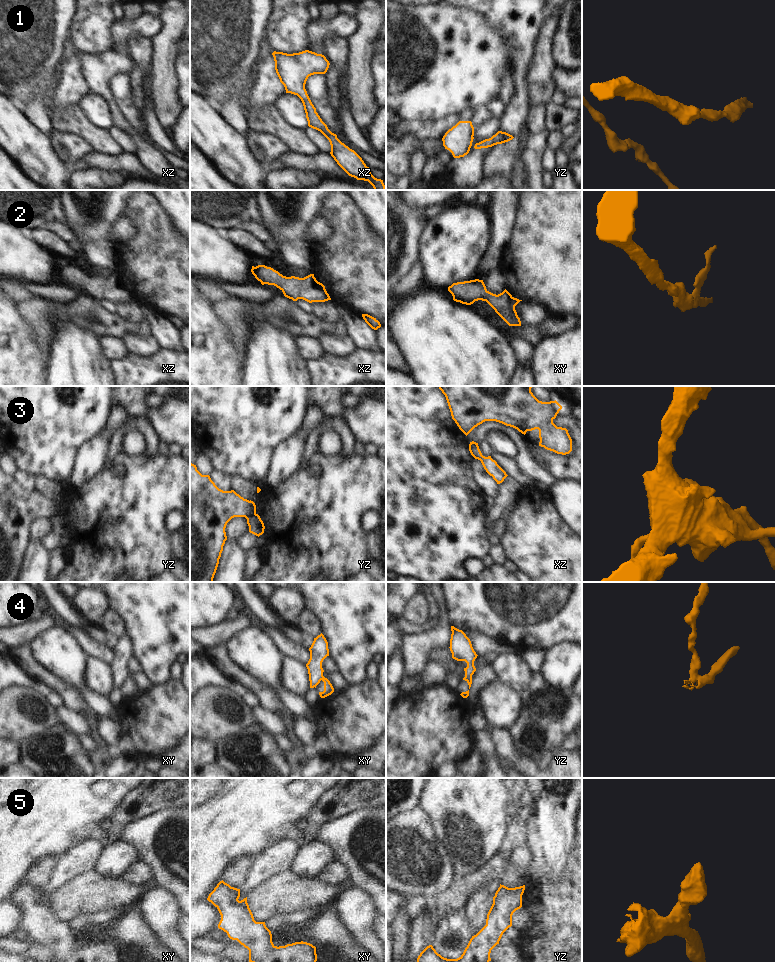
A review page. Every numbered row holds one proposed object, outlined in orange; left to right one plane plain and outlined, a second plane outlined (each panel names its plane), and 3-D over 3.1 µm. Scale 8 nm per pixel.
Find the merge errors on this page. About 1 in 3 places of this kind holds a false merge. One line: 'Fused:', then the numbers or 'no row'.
Fused: 3, 4

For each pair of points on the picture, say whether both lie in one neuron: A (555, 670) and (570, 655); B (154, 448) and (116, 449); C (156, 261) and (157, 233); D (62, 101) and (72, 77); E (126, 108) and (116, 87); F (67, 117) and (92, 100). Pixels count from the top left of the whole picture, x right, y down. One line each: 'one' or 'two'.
A: one
B: one
C: one
D: one
E: one
F: two

